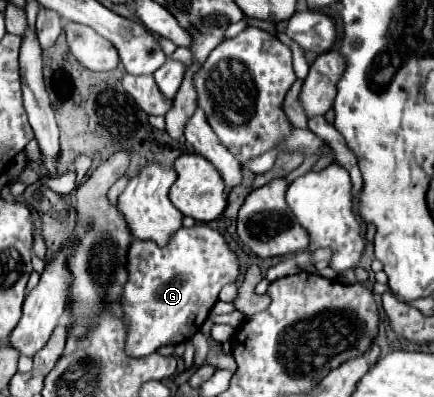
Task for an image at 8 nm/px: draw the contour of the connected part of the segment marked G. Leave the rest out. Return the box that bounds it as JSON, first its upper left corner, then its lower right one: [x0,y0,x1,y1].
[123,222,239,358]

